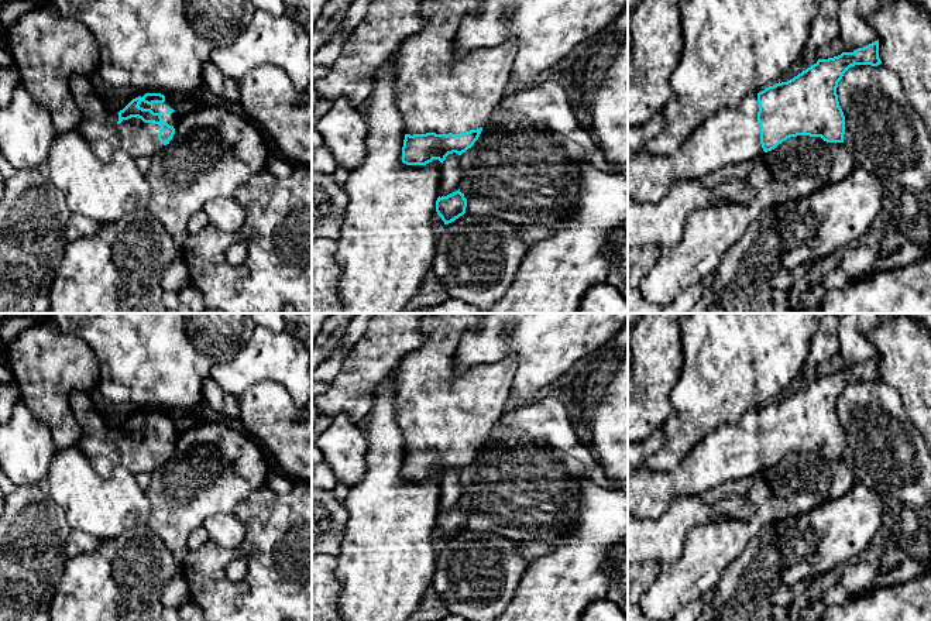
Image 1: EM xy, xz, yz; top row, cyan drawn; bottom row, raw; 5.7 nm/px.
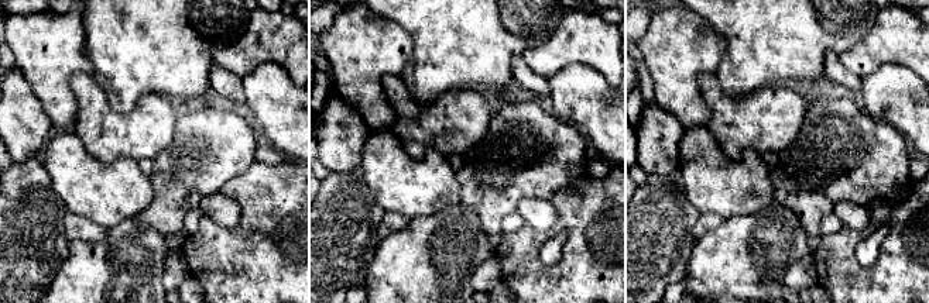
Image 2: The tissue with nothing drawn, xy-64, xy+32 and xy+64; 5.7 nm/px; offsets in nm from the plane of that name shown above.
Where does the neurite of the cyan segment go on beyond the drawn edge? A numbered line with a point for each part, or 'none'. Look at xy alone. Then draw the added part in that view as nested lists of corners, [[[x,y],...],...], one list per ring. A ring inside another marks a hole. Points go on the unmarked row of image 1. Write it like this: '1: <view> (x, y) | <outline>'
1: xy (157, 424) | [[[165,412],[164,419],[147,421],[147,419],[141,418],[140,423],[151,425],[154,429],[159,429],[162,433],[162,438],[168,439],[169,442],[175,440],[178,430],[179,430],[179,418],[174,416],[168,412]]]

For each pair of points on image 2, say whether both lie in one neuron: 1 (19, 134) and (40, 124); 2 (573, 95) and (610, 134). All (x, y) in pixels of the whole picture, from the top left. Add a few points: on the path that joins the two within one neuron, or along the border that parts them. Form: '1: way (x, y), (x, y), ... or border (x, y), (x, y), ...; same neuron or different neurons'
1: way (24, 128), (34, 126); same neuron
2: way (583, 104), (603, 124); same neuron

